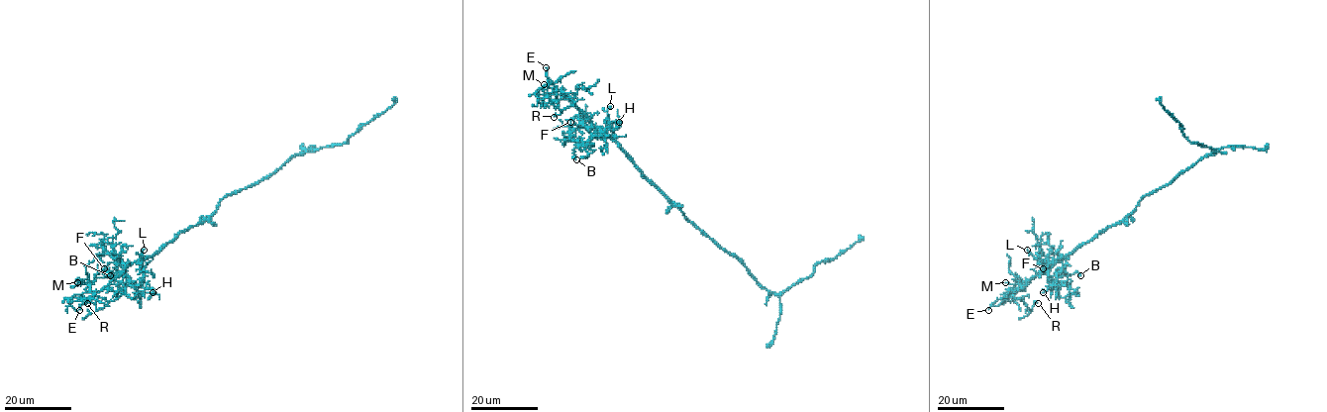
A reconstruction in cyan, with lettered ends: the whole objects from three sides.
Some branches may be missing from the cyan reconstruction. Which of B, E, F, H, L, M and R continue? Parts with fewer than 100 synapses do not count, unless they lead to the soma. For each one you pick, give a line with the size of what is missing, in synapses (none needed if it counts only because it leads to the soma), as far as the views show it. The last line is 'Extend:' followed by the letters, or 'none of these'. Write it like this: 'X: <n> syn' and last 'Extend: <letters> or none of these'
Extend: E

